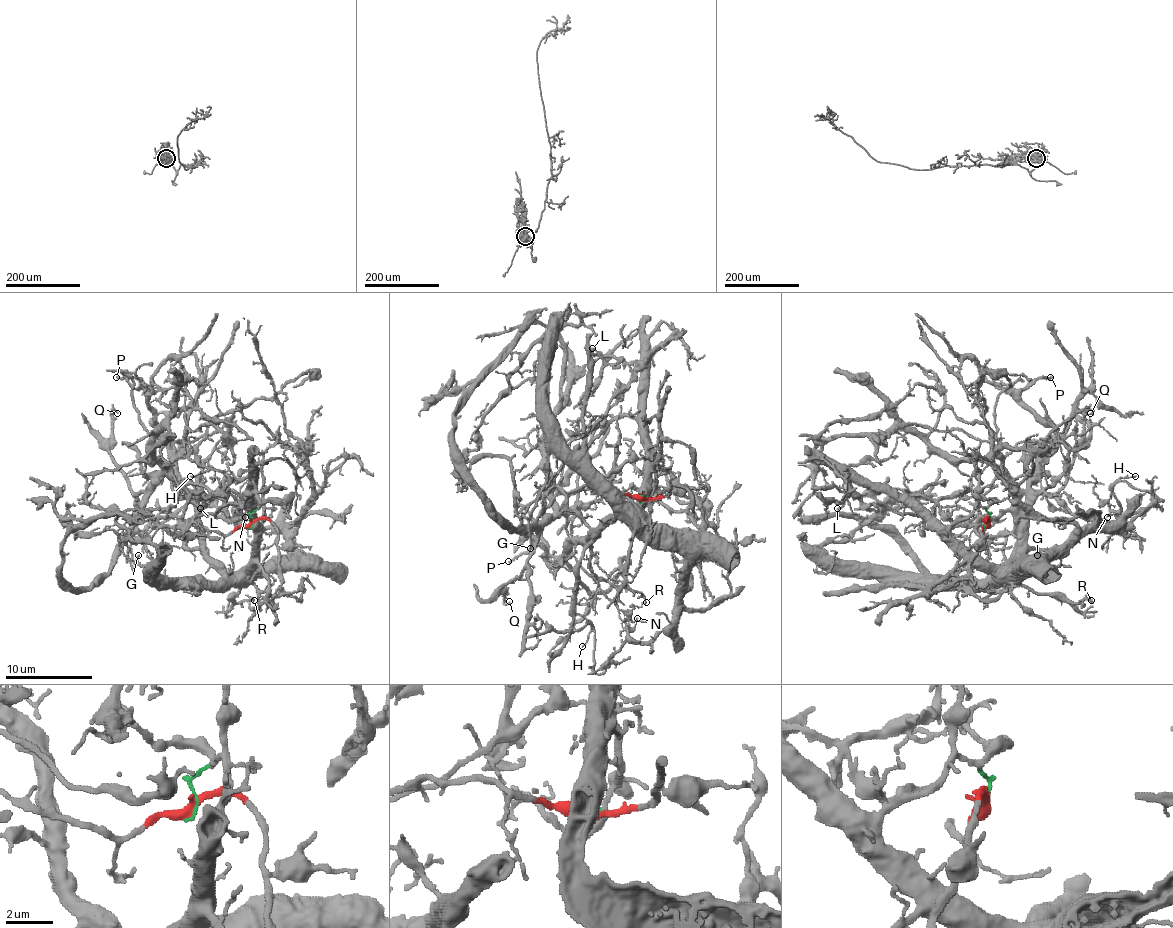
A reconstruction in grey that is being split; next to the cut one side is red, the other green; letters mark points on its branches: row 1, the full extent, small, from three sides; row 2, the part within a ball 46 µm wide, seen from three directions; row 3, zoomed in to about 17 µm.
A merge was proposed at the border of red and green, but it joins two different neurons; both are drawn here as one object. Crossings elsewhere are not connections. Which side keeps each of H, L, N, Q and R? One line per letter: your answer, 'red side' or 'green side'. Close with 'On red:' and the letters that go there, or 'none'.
H: red side
L: green side
N: green side
Q: red side
R: green side
On red: H, Q

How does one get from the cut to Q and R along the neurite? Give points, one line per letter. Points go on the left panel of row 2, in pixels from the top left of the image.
Q: (252, 524), (226, 535), (155, 517), (109, 450), (111, 409), (118, 413)
R: (252, 524), (250, 515), (263, 507), (256, 567), (241, 585), (235, 602), (254, 600)

